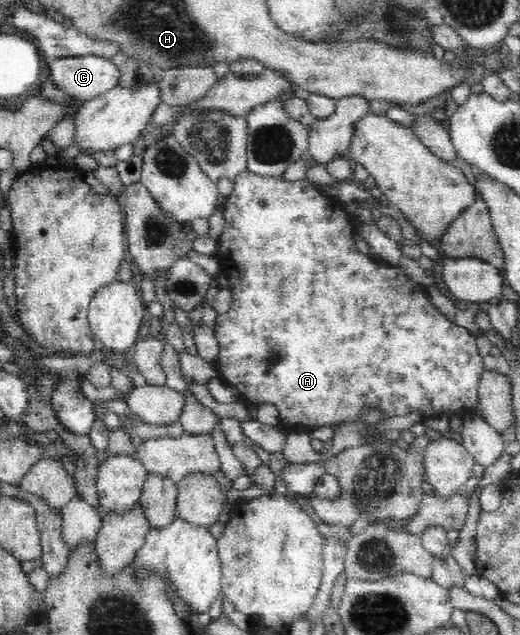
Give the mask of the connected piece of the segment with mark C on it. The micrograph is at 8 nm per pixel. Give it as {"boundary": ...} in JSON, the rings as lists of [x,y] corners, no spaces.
{"boundary":[[[96,55],[57,57],[49,60],[54,85],[82,102],[95,99],[119,86],[121,72],[112,60]]]}

